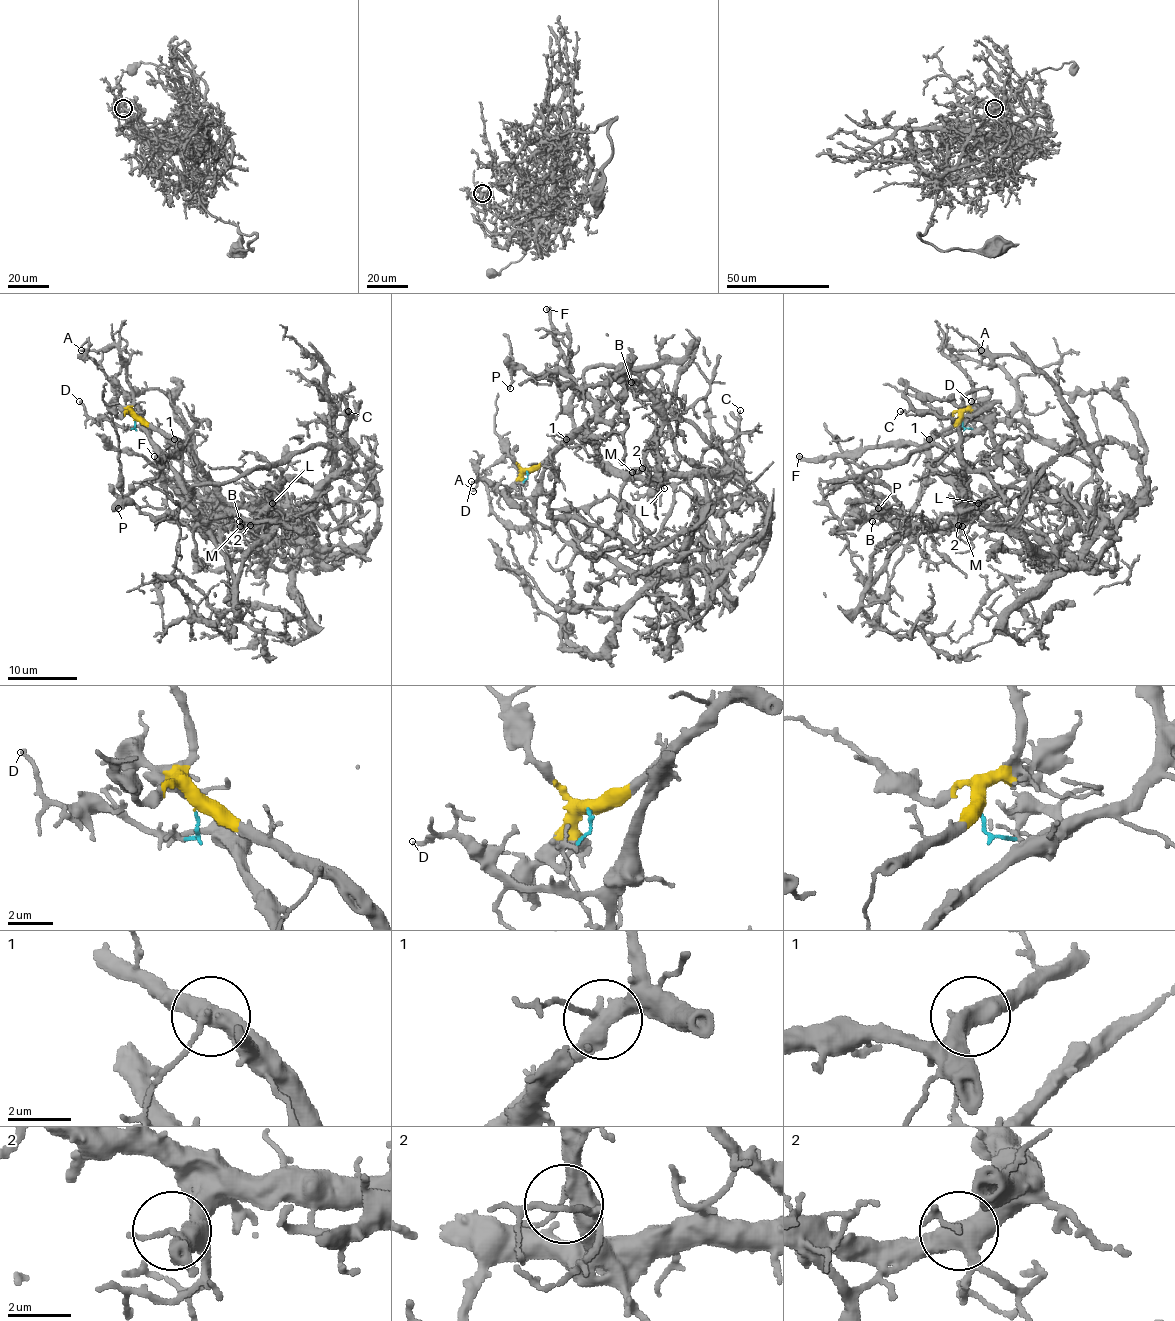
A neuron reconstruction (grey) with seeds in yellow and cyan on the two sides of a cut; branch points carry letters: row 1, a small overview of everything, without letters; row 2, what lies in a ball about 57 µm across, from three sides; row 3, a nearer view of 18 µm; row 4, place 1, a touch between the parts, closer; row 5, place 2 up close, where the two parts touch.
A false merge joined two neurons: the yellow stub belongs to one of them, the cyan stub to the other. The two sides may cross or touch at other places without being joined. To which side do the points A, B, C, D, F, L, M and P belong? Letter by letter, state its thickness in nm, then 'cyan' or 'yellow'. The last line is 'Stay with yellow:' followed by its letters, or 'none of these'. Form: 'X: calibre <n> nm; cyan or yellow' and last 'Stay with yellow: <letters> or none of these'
A: calibre 150 nm; yellow
B: calibre 140 nm; yellow
C: calibre 120 nm; yellow
D: calibre 190 nm; cyan
F: calibre 420 nm; yellow
L: calibre 110 nm; yellow
M: calibre 120 nm; yellow
P: calibre 110 nm; yellow
Stay with yellow: A, B, C, F, L, M, P

